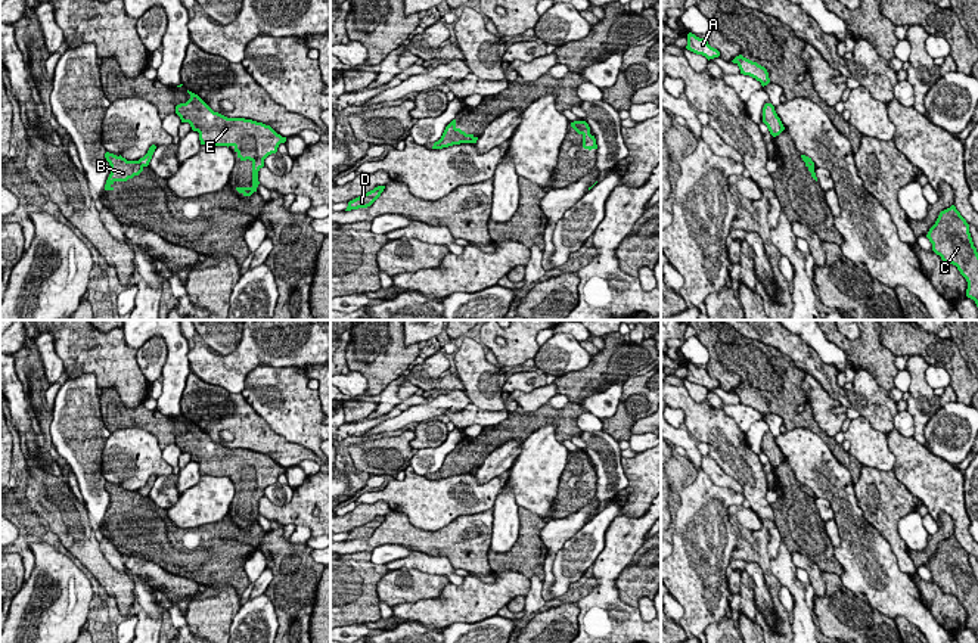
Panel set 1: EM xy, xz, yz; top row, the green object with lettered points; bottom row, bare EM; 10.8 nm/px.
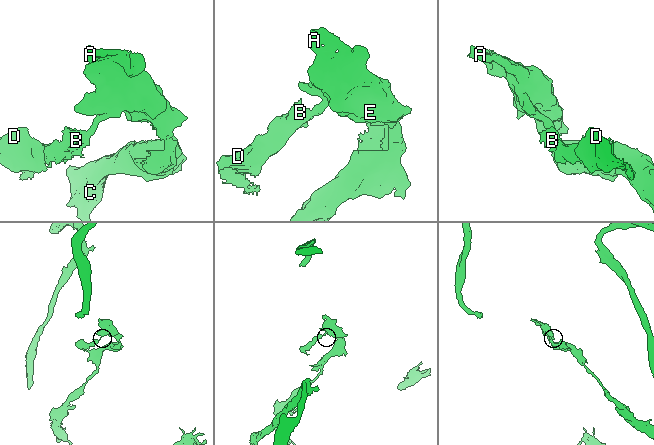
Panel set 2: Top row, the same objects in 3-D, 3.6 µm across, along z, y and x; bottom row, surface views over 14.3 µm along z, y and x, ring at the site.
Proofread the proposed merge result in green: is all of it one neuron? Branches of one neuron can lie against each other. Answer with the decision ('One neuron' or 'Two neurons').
Two neurons

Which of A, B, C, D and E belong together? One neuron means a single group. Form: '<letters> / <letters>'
A C E / B D

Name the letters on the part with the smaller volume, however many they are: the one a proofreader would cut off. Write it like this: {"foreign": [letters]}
{"foreign": ["B", "D"]}

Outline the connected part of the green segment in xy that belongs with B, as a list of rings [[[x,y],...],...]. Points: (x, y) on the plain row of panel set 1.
[[[105,484],[106,491],[111,496],[111,504],[106,510],[105,521],[114,521],[115,512],[127,512],[143,501],[143,496],[139,491],[127,491],[121,485]]]

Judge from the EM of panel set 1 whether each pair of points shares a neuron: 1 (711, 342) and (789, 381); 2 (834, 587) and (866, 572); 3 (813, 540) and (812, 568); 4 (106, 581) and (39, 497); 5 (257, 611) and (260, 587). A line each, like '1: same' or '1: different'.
1: same
2: different
3: different
4: same
5: different

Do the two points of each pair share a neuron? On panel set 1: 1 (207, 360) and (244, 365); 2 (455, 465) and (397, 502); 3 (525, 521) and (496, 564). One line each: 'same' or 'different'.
1: same
2: different
3: same

